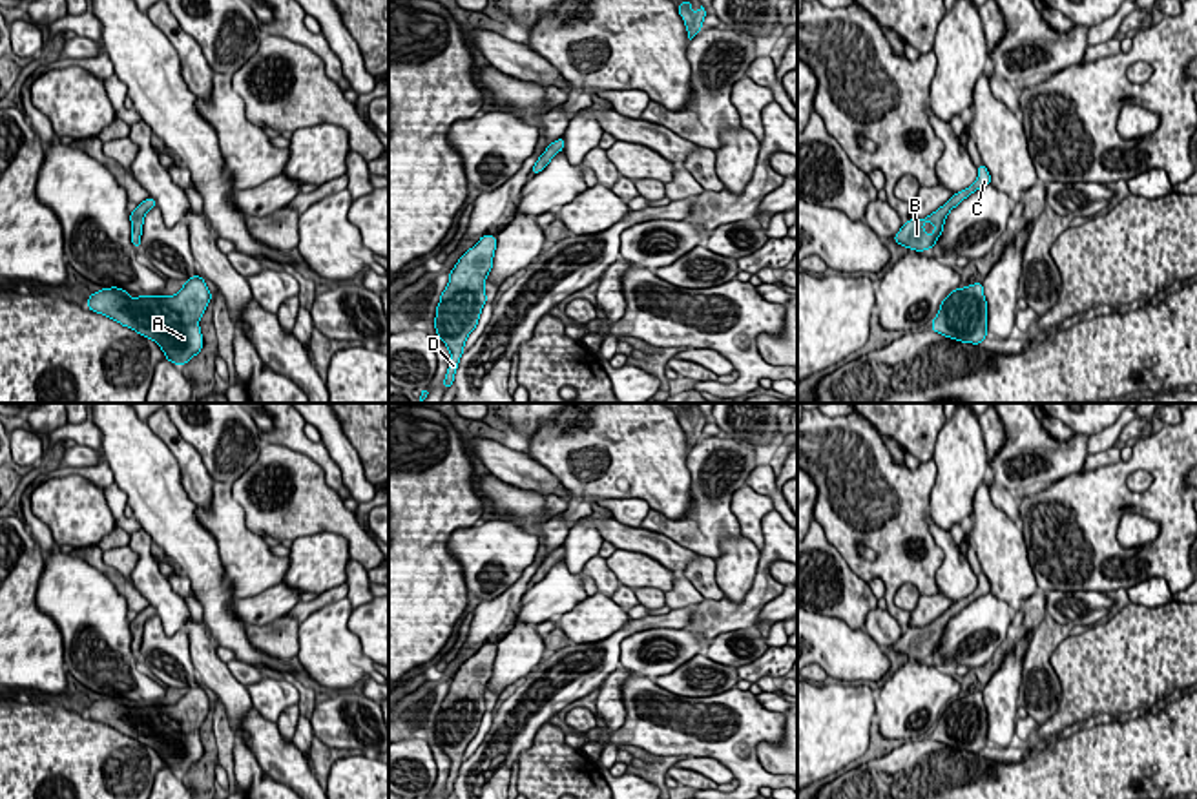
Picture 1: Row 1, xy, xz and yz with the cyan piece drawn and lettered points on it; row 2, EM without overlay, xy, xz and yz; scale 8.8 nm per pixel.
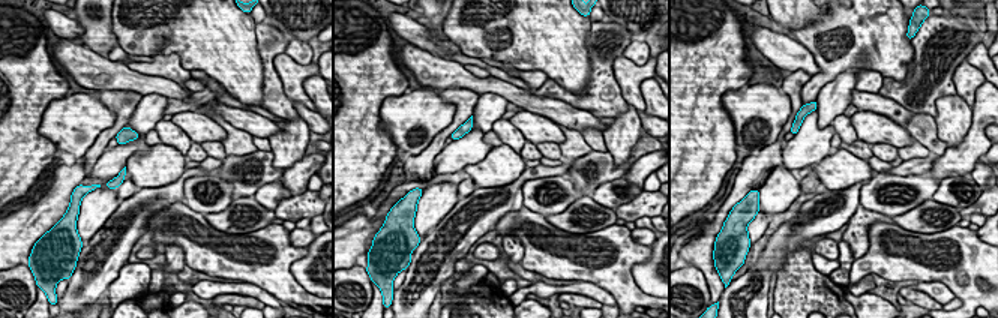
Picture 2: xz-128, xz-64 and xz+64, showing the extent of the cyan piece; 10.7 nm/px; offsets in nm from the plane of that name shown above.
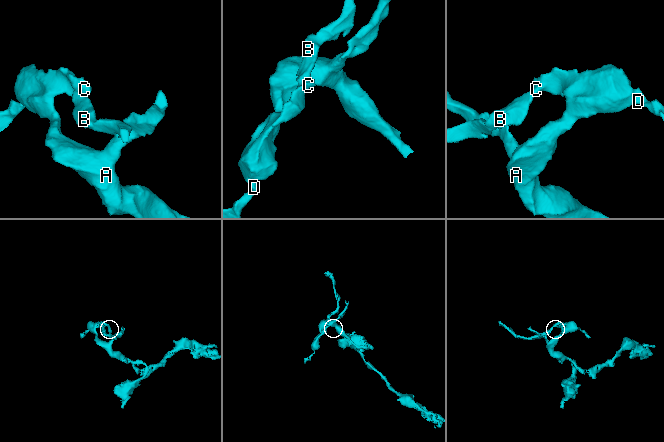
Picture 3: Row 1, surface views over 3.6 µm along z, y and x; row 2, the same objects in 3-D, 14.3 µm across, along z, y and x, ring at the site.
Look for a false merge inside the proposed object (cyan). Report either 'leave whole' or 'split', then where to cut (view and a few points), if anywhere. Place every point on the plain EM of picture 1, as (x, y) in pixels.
leave whole | no cut

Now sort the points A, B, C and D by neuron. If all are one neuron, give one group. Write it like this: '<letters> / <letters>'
A B C D

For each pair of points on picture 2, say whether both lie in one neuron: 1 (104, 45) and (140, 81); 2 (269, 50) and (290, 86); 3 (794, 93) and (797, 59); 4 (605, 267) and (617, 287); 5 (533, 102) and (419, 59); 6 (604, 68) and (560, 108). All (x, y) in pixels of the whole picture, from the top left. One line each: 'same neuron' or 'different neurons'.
1: different neurons
2: different neurons
3: different neurons
4: same neuron
5: same neuron
6: different neurons

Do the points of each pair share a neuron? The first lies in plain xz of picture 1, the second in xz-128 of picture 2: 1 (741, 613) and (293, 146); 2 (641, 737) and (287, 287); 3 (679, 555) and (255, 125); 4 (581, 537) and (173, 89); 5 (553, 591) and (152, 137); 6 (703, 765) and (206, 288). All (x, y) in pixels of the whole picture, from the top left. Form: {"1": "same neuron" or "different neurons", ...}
{"1": "different neurons", "2": "same neuron", "3": "same neuron", "4": "different neurons", "5": "different neurons", "6": "same neuron"}

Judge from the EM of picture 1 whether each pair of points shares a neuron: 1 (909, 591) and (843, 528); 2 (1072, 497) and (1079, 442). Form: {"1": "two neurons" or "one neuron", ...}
{"1": "two neurons", "2": "two neurons"}

